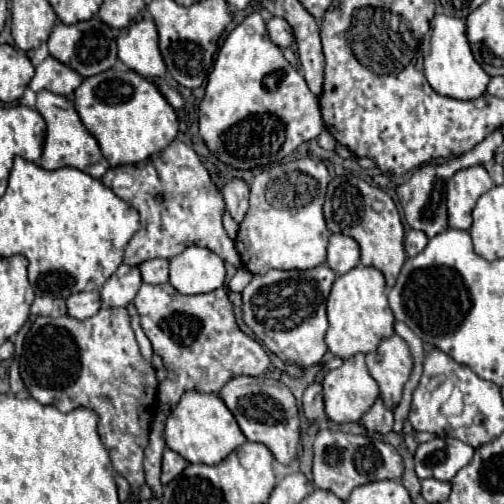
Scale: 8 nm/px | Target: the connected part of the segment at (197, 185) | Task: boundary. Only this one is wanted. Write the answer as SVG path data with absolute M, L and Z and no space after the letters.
M173 140L167 148L169 150L163 150L163 156L159 154L159 162L147 160L135 166L109 168L101 178L101 182L109 188L113 186L113 178L121 172L133 178L131 186L115 188L115 194L129 202L141 216L141 230L127 244L123 262L129 266L139 266L153 258L173 258L187 246L197 244L213 250L233 268L241 268L241 258L235 250L235 244L227 236L221 222L225 202L221 198L221 192L211 182L207 168L203 166L195 150L181 140Z

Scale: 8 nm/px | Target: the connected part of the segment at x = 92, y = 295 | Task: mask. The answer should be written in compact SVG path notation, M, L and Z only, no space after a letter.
M91 290L91 292L77 292L73 296L67 298L67 314L77 318L77 320L85 320L93 314L97 314L97 310L101 308L101 296L99 290Z

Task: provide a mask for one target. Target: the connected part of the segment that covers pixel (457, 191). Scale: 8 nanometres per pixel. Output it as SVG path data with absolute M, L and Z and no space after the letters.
M483 166L463 168L447 182L447 210L449 210L449 228L469 230L471 212L479 196L491 190L495 184L489 178Z

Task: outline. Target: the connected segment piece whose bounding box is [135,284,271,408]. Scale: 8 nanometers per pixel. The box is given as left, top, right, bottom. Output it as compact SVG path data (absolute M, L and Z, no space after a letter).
M141 284L135 296L135 306L141 318L143 332L153 346L153 352L161 356L163 366L167 368L167 380L159 384L161 404L169 404L173 408L179 402L181 394L187 390L217 392L235 376L261 376L271 366L271 360L267 352L263 350L263 346L251 336L247 336L245 332L241 332L241 328L237 326L233 304L225 288L217 288L209 294L185 296L185 294L175 292L171 284Z

